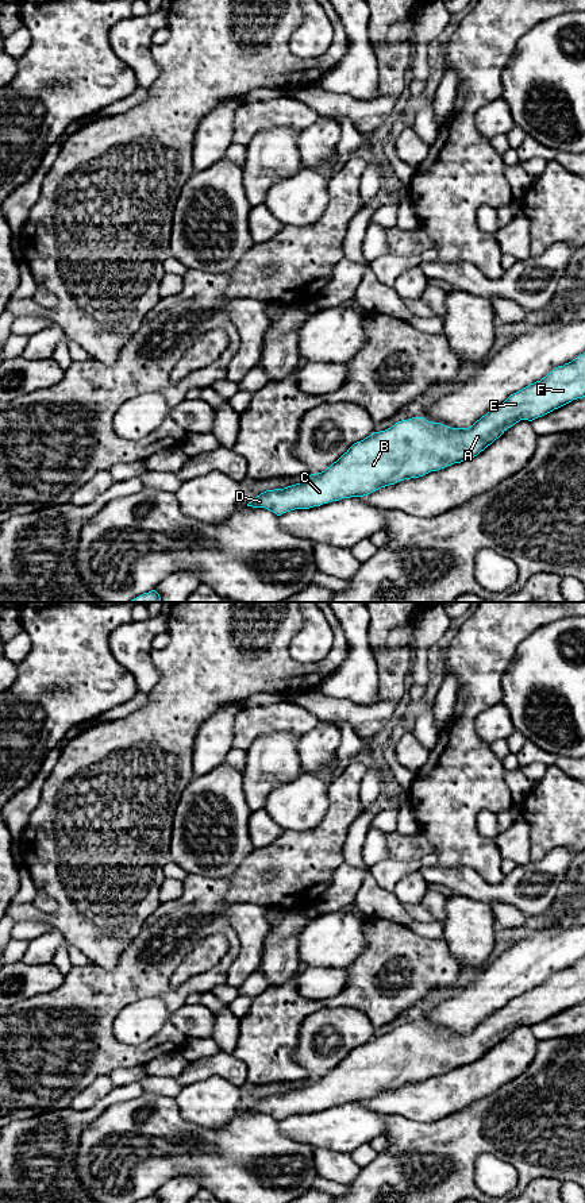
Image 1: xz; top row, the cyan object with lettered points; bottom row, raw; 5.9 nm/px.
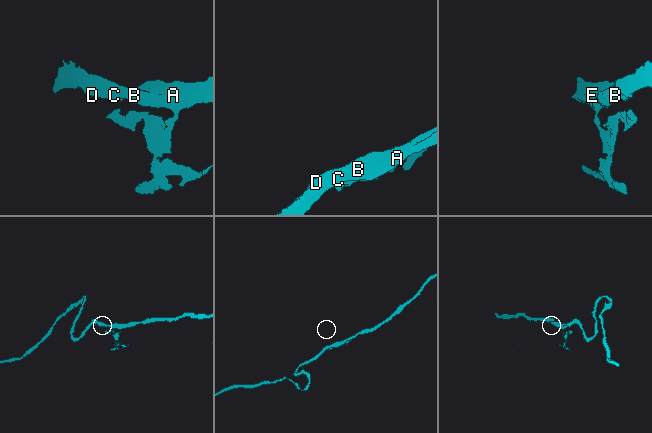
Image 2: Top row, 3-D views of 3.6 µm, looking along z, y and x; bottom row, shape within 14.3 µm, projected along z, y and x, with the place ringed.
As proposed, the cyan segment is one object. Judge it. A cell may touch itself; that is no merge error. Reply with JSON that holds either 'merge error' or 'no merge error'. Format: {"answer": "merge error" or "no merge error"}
{"answer": "no merge error"}

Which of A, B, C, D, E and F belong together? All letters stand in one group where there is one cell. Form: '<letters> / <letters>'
A B C D E F

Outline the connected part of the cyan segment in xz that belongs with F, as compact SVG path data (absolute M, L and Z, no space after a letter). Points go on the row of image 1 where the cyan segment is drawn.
M585 352L511 394L469 428L451 428L424 417L401 420L354 443L324 471L284 489L266 490L247 506L265 508L281 516L295 509L363 497L469 460L520 420L532 421L582 397Z

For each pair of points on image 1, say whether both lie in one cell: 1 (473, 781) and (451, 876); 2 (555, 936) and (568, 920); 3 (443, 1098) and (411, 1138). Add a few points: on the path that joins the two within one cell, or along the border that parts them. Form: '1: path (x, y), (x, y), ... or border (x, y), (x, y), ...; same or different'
1: border (438, 863), (443, 866), (473, 867), (484, 878); different
2: border (558, 918), (562, 925), (570, 926); different
3: border (454, 1113), (435, 1121), (412, 1121), (393, 1114); different

